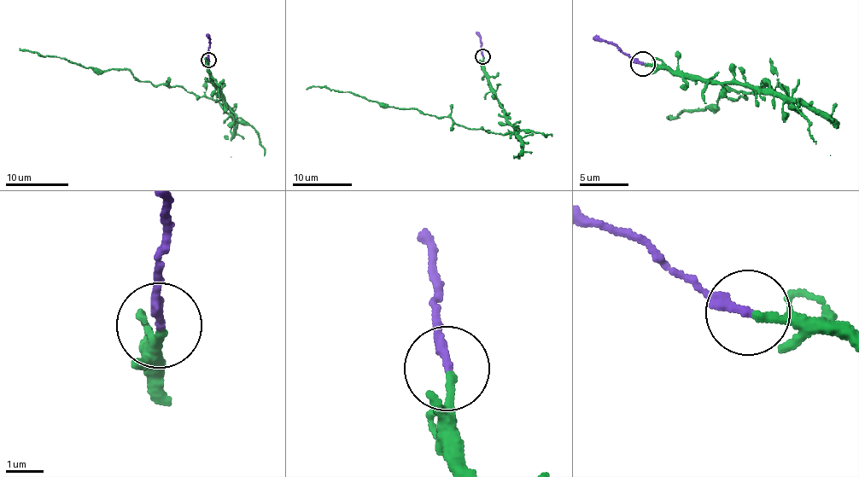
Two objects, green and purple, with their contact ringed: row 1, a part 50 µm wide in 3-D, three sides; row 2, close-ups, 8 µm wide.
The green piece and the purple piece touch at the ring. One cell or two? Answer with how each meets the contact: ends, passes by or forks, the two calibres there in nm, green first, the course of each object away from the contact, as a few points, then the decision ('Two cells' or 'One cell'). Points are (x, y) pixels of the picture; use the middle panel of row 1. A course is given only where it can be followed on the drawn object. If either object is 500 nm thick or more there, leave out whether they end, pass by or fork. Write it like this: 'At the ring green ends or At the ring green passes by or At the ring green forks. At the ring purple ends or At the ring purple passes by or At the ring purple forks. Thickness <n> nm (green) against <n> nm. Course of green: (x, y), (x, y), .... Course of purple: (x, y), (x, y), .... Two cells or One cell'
At the ring green passes by. At the ring purple ends. Thickness 160 nm (green) against 280 nm. Course of green: (482, 57), (483, 71), (512, 131), (470, 130), (448, 117), (382, 106), (348, 91), (316, 85), (306, 90). Course of purple: (482, 55), (480, 35), (476, 31). One cell

